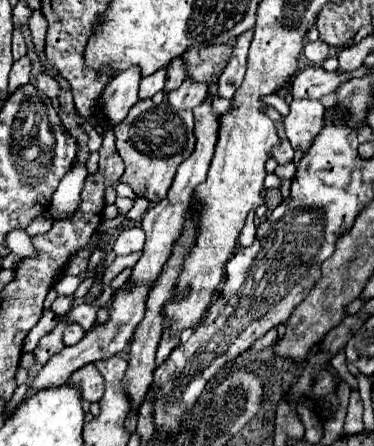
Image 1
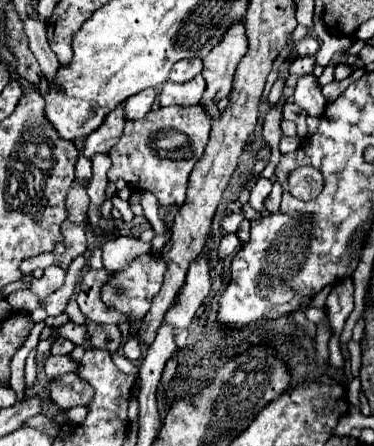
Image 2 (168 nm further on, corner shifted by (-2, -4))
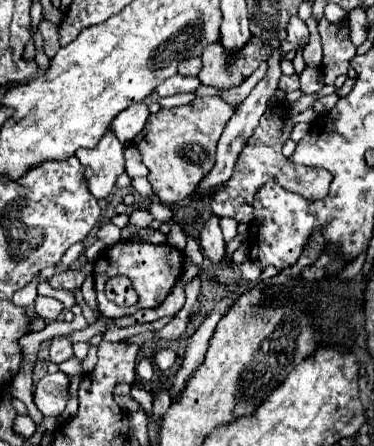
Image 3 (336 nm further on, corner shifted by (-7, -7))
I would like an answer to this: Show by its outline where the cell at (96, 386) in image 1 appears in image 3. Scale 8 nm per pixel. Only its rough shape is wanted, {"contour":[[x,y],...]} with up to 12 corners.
{"contour":[[47,373],[33,401],[43,415],[59,417],[69,397],[69,377]]}

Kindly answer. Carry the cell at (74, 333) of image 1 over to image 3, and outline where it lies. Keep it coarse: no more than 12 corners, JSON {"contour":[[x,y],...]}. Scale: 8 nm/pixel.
{"contour":[[67,335],[51,339],[49,357],[63,363],[73,357],[73,345]]}

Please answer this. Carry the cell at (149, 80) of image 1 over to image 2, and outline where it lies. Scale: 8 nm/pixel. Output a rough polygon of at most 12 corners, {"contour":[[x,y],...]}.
{"contour":[[146,88],[124,102],[126,118],[144,118],[156,100],[156,90]]}

